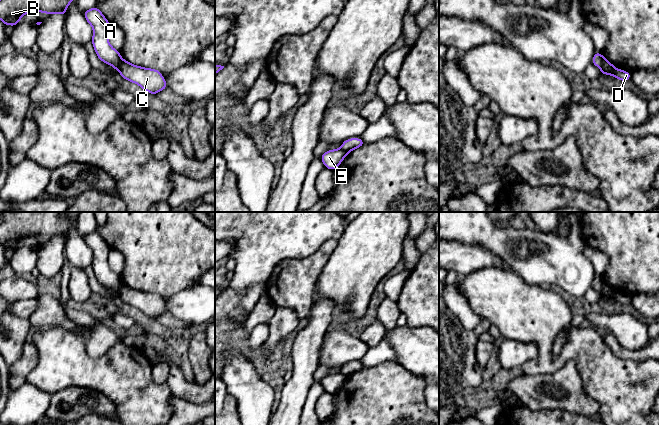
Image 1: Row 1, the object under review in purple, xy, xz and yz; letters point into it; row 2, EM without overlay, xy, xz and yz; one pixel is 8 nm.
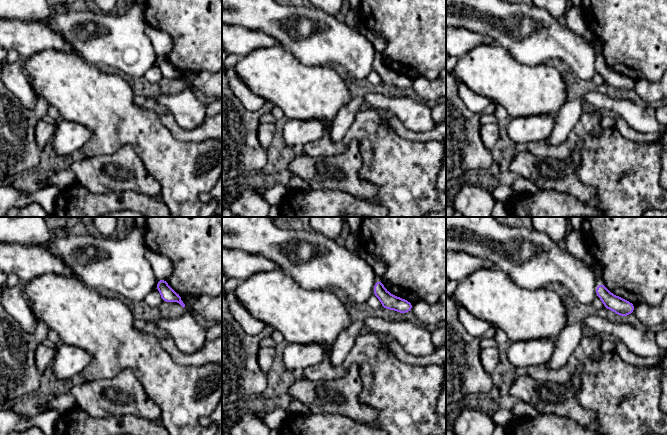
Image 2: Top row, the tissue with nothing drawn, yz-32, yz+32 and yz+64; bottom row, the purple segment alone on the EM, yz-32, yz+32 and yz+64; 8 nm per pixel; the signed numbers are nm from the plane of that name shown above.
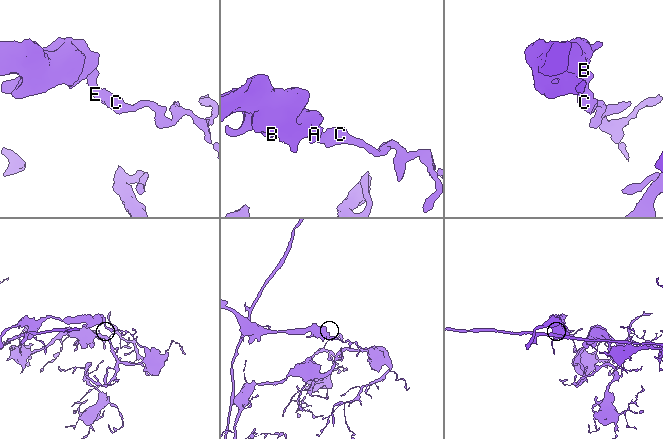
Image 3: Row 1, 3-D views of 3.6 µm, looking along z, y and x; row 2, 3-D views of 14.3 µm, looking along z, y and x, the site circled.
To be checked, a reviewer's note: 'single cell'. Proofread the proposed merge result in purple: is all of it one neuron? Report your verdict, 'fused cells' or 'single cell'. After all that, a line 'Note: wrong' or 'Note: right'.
fused cells
Note: wrong

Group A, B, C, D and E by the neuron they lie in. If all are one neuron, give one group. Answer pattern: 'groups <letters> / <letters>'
groups A B E / C D

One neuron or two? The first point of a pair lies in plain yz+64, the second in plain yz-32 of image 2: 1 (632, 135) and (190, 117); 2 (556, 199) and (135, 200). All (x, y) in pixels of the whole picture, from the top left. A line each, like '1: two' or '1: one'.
1: two
2: one

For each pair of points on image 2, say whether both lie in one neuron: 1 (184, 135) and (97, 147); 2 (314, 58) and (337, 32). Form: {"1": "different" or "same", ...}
{"1": "different", "2": "same"}

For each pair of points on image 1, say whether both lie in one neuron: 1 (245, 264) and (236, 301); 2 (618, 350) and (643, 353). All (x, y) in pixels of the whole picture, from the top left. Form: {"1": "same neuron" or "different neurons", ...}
{"1": "different neurons", "2": "same neuron"}

